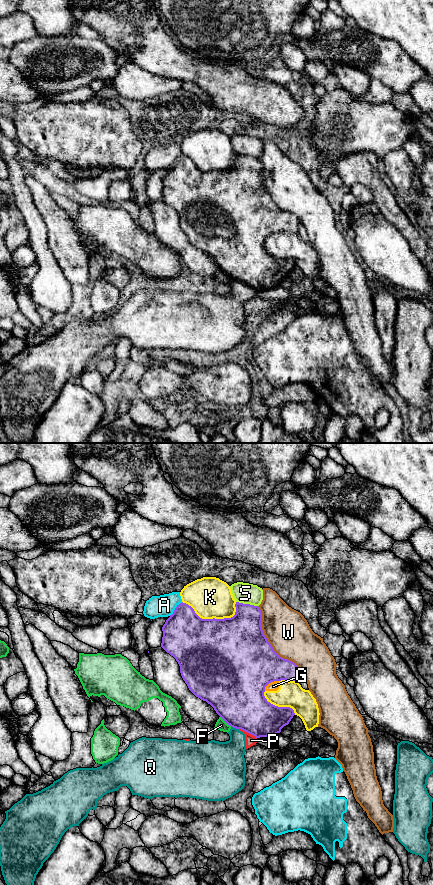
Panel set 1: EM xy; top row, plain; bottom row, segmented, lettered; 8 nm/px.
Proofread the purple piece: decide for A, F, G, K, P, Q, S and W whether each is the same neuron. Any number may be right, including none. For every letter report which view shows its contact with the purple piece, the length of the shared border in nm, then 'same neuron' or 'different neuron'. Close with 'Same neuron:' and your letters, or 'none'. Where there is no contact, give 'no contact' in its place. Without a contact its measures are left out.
A: meets purple in xy; contact 160 nm long; different neuron
F: meets purple in xy; contact 130 nm long; different neuron
G: meets purple in xy; contact 150 nm long; different neuron
K: meets purple in xy; contact 440 nm long; different neuron
P: meets purple in xy; contact 170 nm long; different neuron
Q: meets purple in xy; contact 70 nm long; different neuron
S: meets purple in xy; contact 180 nm long; different neuron
W: meets purple in xy; contact 650 nm long; different neuron
Same neuron: none

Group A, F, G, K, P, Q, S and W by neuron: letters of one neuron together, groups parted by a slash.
A / F / G K / P Q / S / W

